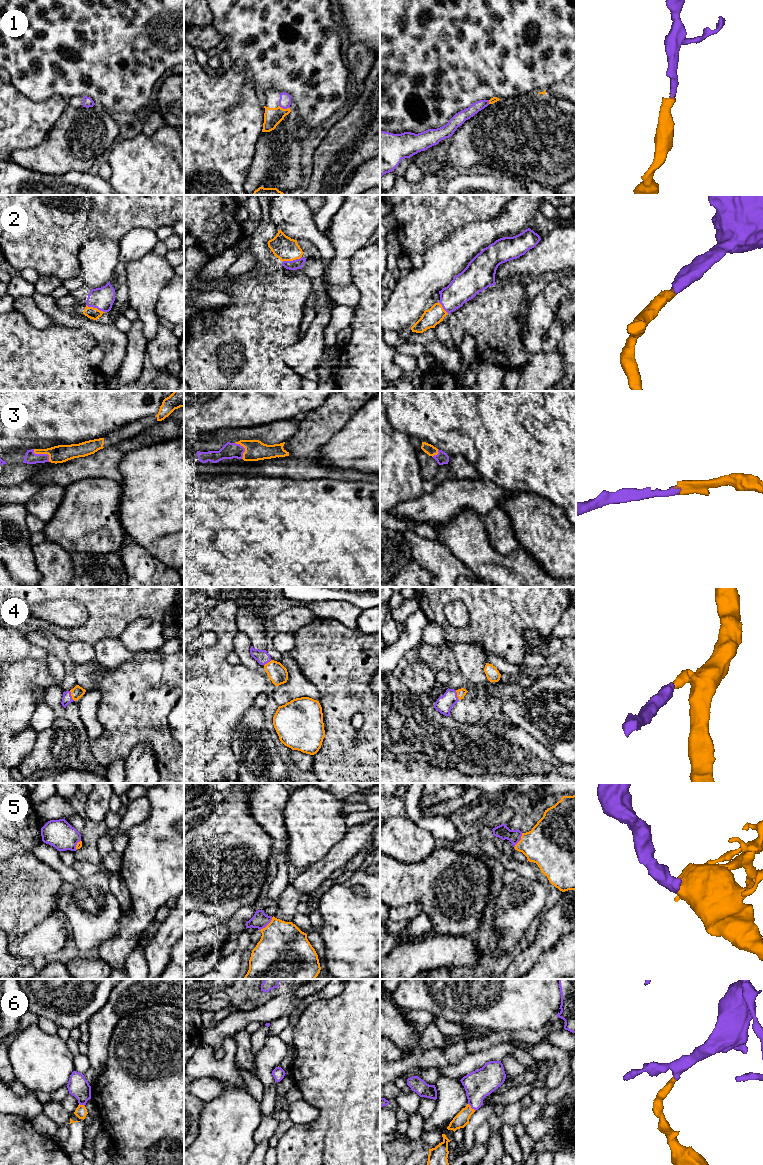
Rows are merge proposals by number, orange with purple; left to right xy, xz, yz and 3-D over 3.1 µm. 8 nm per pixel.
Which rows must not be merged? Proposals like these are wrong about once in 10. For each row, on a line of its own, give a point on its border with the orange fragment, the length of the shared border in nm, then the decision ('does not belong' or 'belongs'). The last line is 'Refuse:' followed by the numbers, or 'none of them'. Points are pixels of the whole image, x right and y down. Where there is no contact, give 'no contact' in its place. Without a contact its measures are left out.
1: xz (284, 109) | 90 nm | belongs
2: xz (291, 260) | 170 nm | belongs
3: xy (43, 453) | 170 nm | belongs
4: xy (71, 695) | 90 nm | belongs
5: xz (268, 924) | 150 nm | belongs
6: yz (470, 1107) | 90 nm | belongs
Refuse: none of them

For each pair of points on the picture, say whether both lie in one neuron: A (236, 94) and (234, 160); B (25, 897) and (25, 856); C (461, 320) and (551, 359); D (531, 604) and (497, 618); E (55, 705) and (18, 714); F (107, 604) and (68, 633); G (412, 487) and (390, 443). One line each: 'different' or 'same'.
A: same
B: same
C: same
D: same
E: different
F: same
G: same

